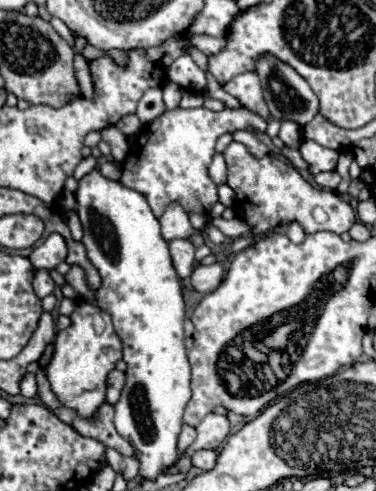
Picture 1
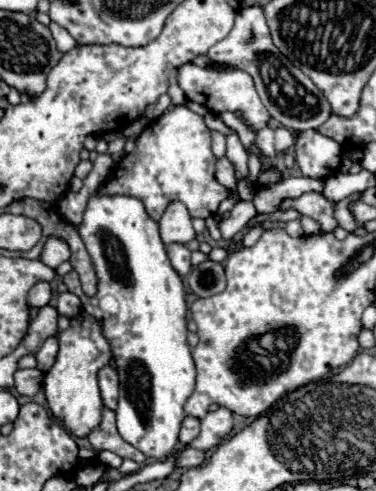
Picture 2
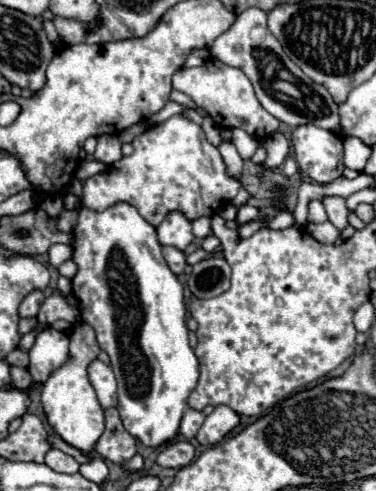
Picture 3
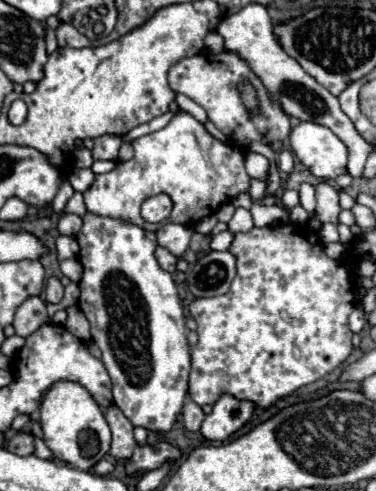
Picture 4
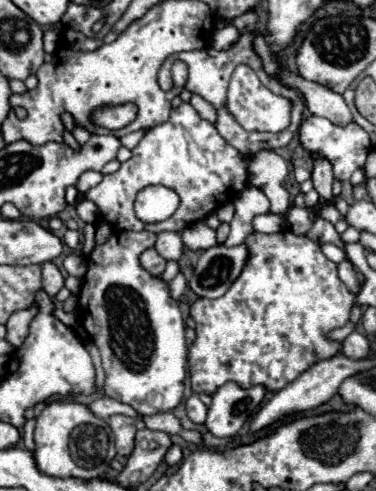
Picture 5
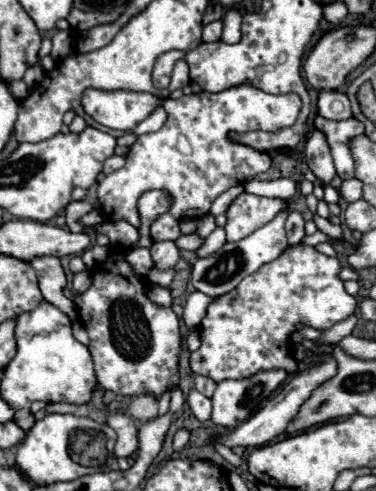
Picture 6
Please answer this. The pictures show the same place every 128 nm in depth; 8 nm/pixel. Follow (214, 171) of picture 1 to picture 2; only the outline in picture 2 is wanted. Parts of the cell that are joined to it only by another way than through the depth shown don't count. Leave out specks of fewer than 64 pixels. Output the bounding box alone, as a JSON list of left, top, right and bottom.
[216,156,238,192]

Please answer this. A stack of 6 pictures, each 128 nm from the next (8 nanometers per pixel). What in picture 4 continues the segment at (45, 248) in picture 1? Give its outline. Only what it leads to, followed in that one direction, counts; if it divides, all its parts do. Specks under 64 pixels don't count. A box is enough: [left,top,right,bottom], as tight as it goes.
[56,236,80,260]

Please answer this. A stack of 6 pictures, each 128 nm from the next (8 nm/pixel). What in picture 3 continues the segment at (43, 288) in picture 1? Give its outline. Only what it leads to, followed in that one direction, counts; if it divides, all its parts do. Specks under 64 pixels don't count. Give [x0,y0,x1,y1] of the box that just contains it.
[18,290,44,318]

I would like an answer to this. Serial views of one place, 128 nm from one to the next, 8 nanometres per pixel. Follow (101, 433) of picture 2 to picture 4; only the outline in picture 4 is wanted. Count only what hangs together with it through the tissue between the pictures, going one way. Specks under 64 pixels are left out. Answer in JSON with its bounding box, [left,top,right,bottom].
[104,404,136,460]

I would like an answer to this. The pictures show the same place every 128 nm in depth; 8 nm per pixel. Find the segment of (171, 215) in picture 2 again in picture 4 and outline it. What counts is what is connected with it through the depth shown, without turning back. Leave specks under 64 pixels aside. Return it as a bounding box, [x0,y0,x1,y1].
[158,224,192,258]

